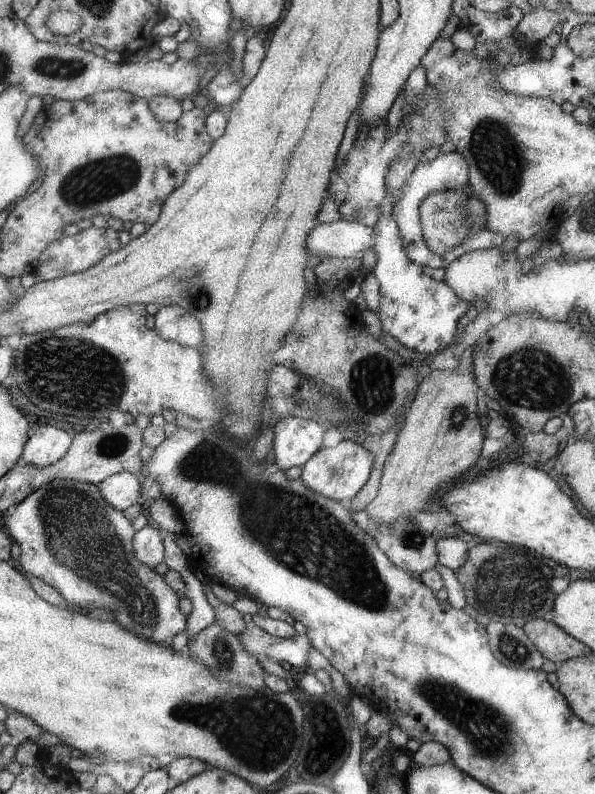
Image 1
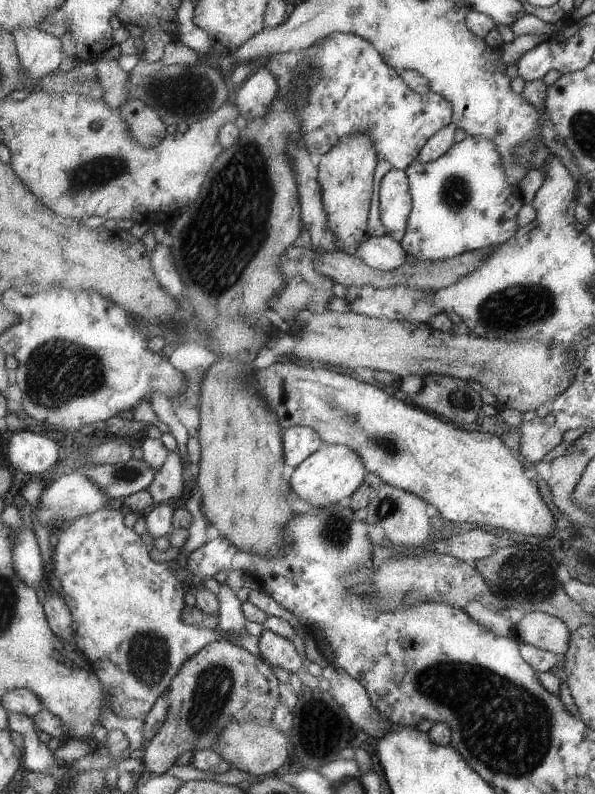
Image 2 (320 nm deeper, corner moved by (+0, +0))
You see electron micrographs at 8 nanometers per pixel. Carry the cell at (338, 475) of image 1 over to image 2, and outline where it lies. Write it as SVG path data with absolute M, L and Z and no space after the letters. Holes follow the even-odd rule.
M327 444L294 470L289 484L307 503L320 508L330 507L351 496L363 484L368 471L364 458L357 451L347 445Z

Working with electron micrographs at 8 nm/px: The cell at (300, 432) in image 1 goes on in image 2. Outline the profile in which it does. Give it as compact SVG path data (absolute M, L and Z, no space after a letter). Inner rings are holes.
M297 425L284 431L286 463L296 469L323 446L322 436L311 427Z

